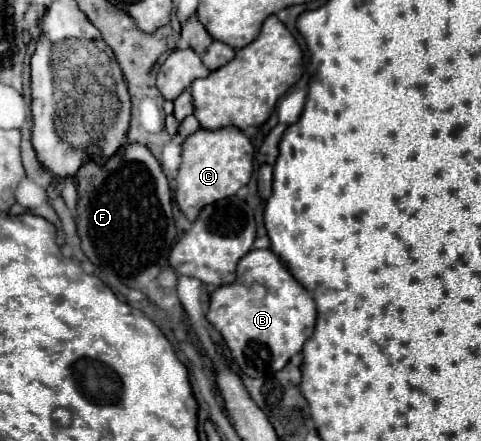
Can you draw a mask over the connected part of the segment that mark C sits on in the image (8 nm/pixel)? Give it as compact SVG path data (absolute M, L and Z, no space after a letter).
M220 128L220 130L198 130L188 136L182 144L182 164L176 176L176 202L184 216L194 222L200 210L212 202L234 196L242 186L248 184L252 176L252 160L254 146L244 136L244 132L236 128Z

